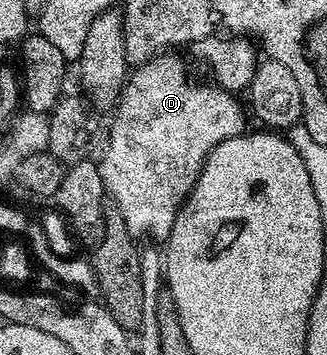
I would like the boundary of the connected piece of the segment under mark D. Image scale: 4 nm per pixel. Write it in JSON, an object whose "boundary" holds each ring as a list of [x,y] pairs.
{"boundary":[[[164,52],[151,58],[148,62],[143,63],[128,77],[122,91],[121,97],[117,102],[117,109],[114,111],[115,123],[111,126],[111,139],[107,142],[107,147],[103,150],[103,162],[98,163],[99,171],[103,176],[103,186],[107,189],[107,198],[117,204],[117,208],[121,212],[121,216],[125,220],[125,224],[129,228],[132,236],[138,236],[143,240],[155,240],[151,238],[159,238],[159,240],[166,240],[169,232],[173,228],[173,220],[177,220],[177,212],[182,208],[183,203],[191,197],[191,189],[195,187],[195,181],[199,178],[200,172],[203,170],[205,160],[213,152],[213,148],[217,148],[217,144],[221,144],[230,138],[236,138],[237,135],[244,133],[247,118],[243,115],[243,110],[239,107],[239,102],[234,93],[230,90],[220,90],[214,84],[202,86],[199,82],[190,82],[187,79],[187,70],[183,67],[183,62],[178,58],[178,53]]]}

